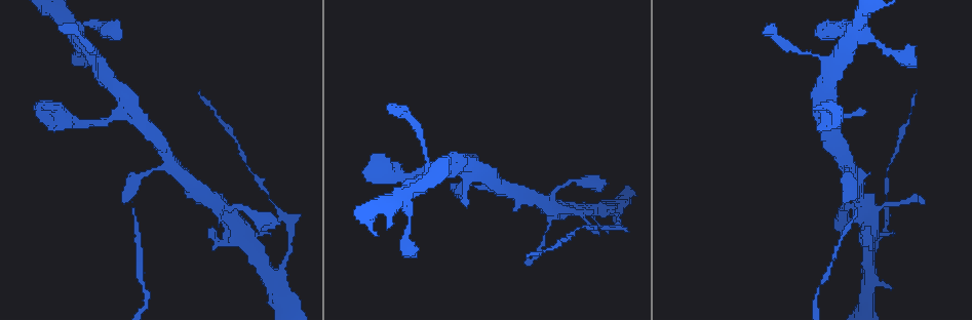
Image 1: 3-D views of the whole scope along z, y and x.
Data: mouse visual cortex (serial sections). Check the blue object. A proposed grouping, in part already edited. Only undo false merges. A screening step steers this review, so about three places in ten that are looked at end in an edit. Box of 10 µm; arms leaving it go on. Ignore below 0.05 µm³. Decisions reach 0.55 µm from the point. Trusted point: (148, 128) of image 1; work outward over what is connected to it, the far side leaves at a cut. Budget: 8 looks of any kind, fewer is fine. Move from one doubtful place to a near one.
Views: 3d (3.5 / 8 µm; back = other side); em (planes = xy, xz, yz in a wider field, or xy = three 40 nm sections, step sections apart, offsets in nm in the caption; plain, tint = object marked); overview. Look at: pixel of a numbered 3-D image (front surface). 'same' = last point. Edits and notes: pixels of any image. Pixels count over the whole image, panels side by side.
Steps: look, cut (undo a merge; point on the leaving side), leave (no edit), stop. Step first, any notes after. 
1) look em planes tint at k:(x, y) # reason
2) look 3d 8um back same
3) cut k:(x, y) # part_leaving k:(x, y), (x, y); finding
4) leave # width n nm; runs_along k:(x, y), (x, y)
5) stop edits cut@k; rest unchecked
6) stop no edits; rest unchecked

look 3d 3.5um back at 1:(845, 165) # side arm on a straight run

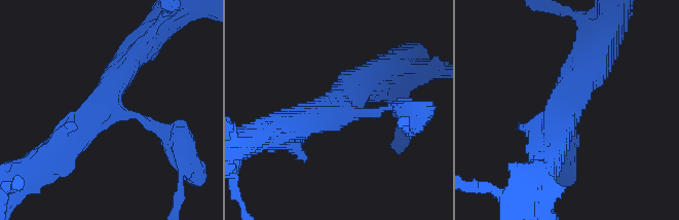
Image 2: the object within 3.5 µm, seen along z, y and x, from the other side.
look em xy step 1 tint at 2:(332, 112) # need the tissue

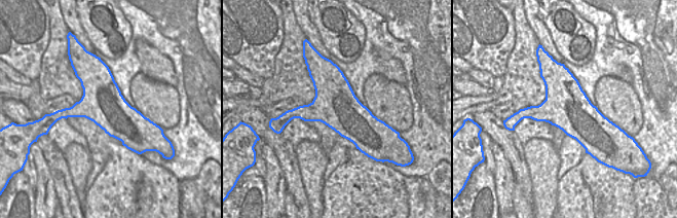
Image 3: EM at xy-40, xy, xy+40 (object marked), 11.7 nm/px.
leave # arms 3; arm_widths 150, 450, 450 nm; runs_along 2:(136, 51), (104, 105), (53, 155); all the same cell

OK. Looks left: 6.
look 3d 3.5um at 1:(269, 195) # narrows sharply

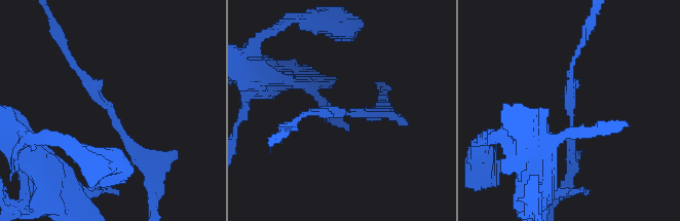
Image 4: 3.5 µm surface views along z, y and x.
look em xy step 5 tint at 4:(571, 117) # arm_widths 150, 150 nm; now the EM

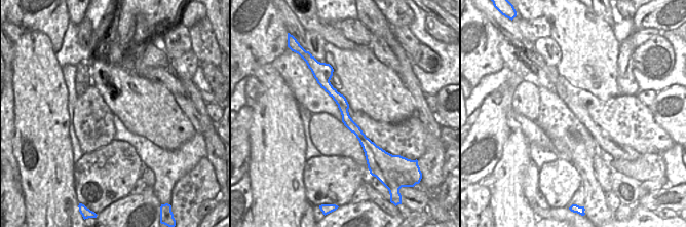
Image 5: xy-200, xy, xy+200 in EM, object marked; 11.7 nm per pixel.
leave # width 130 nm; runs_along 4:(150, 174), (116, 116), (72, 66); continuous, no second cell

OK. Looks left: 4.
stop no edits; rest unchecked

